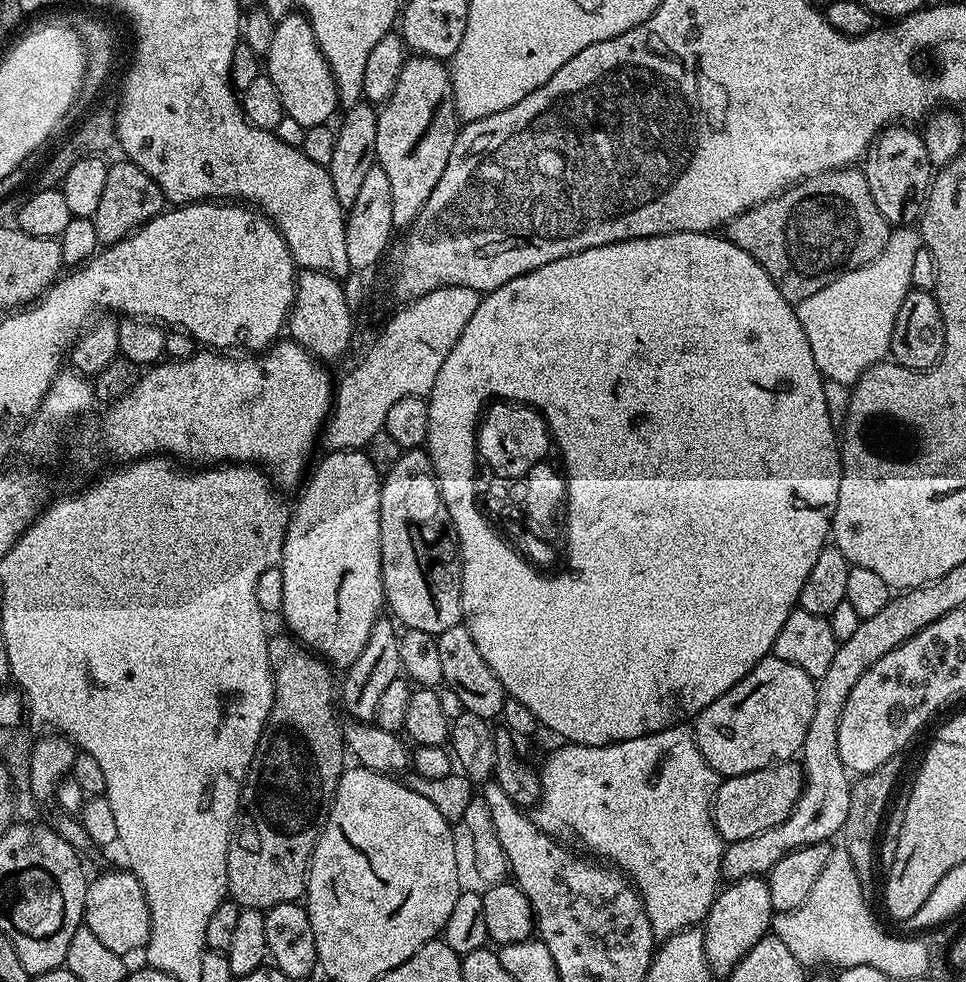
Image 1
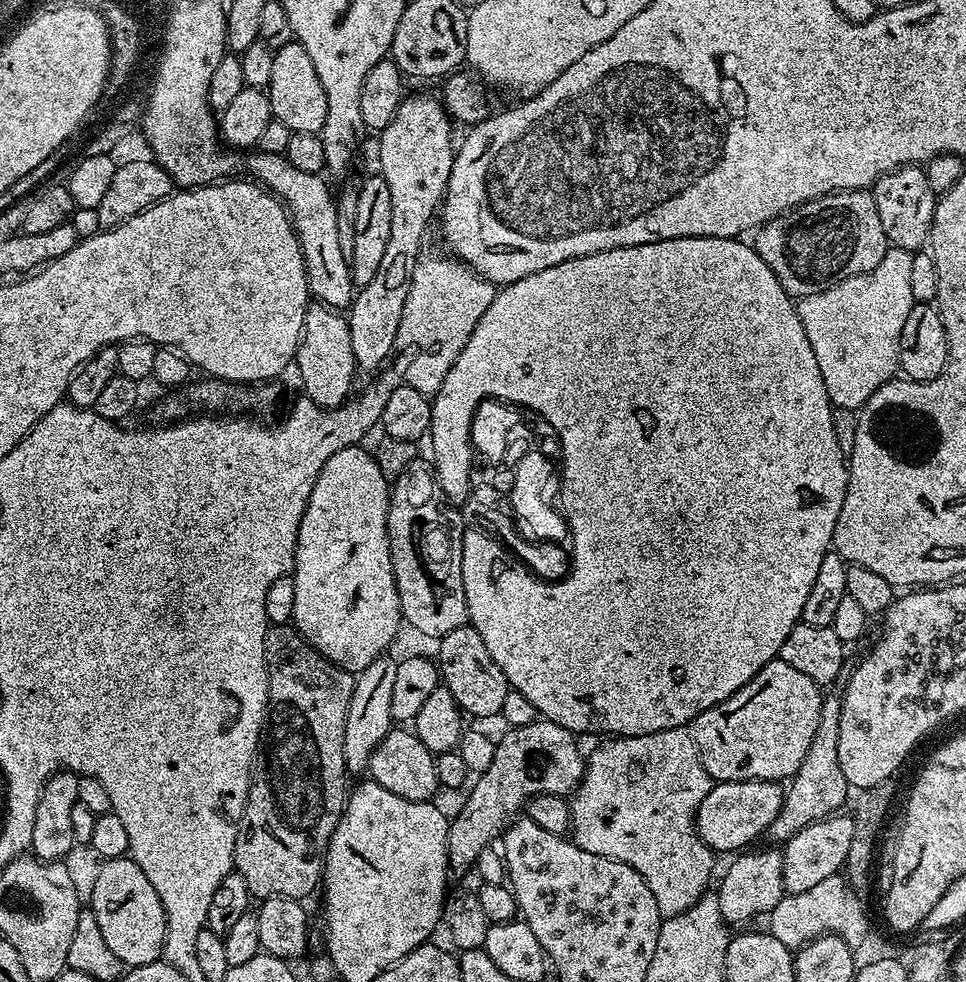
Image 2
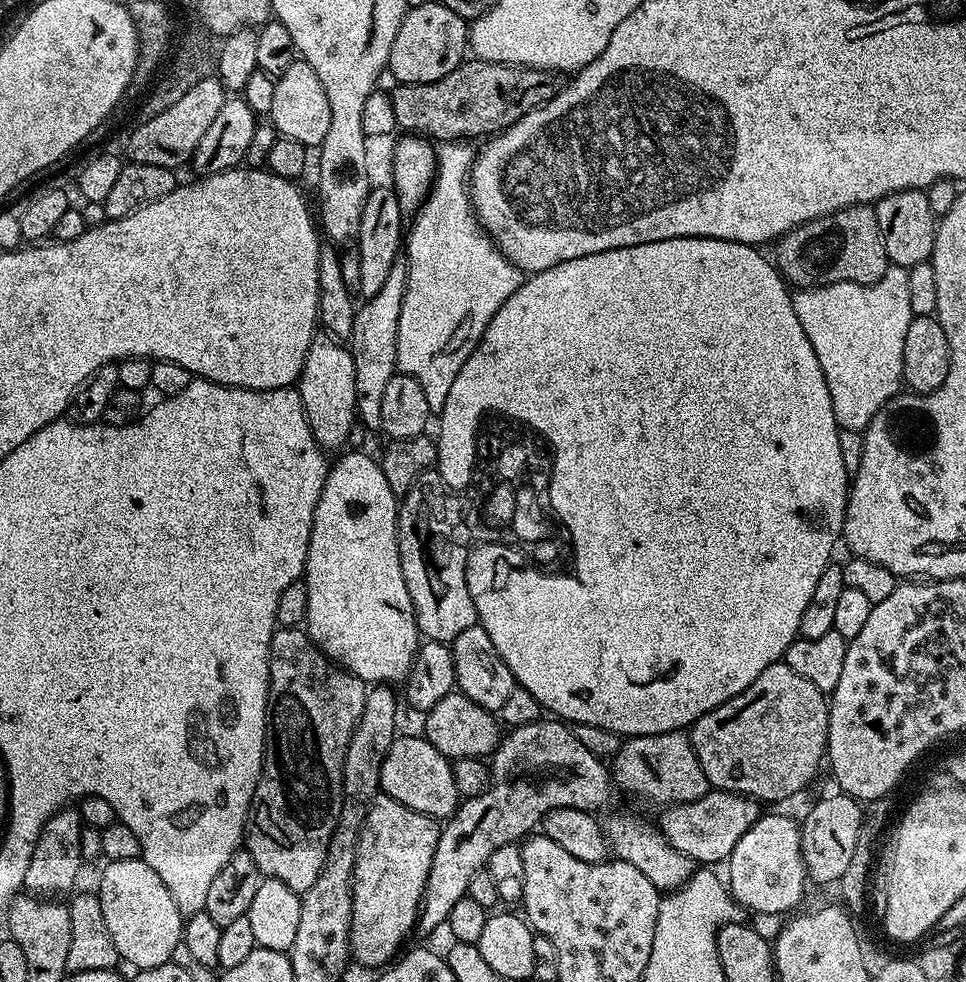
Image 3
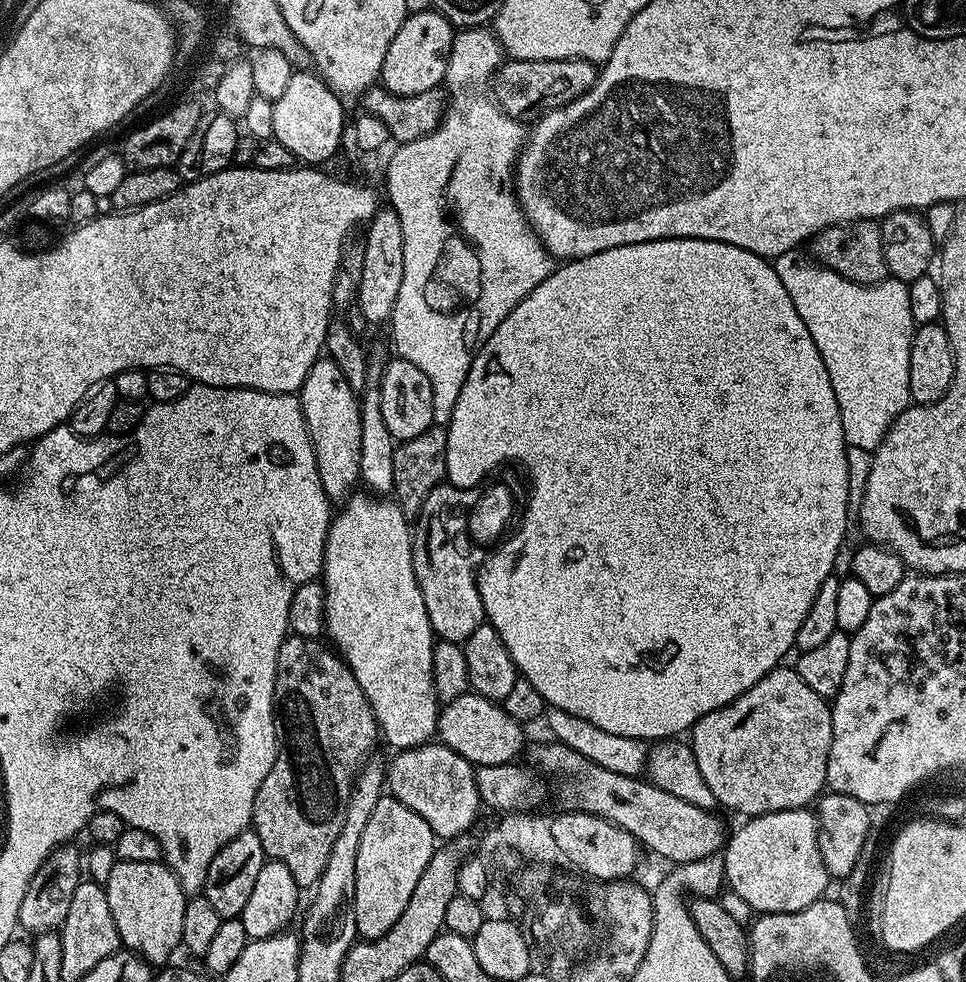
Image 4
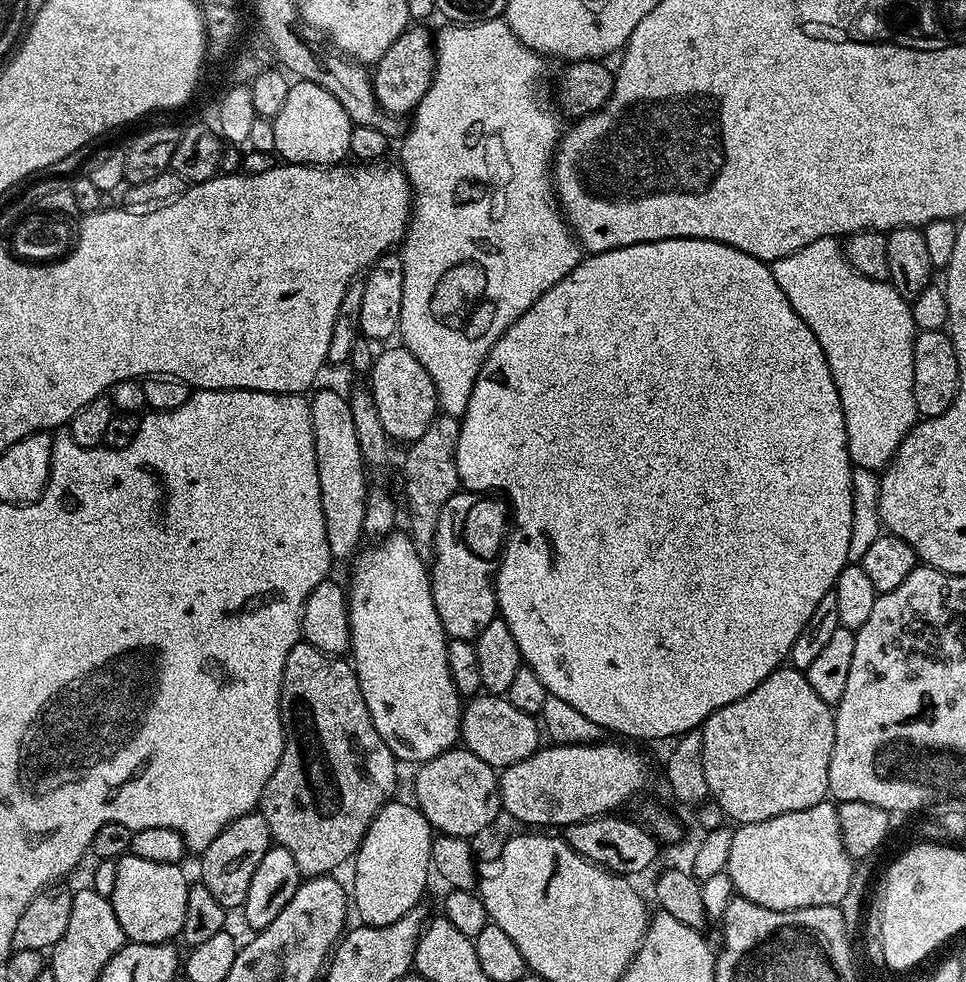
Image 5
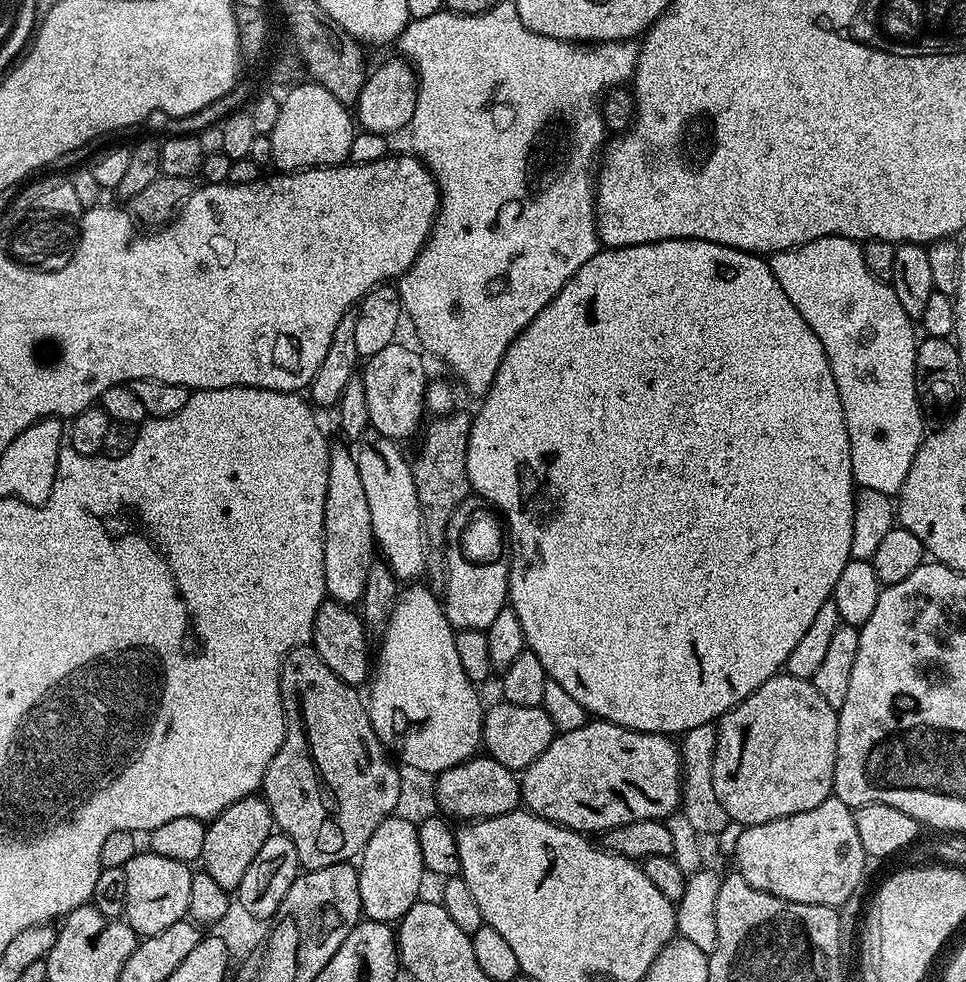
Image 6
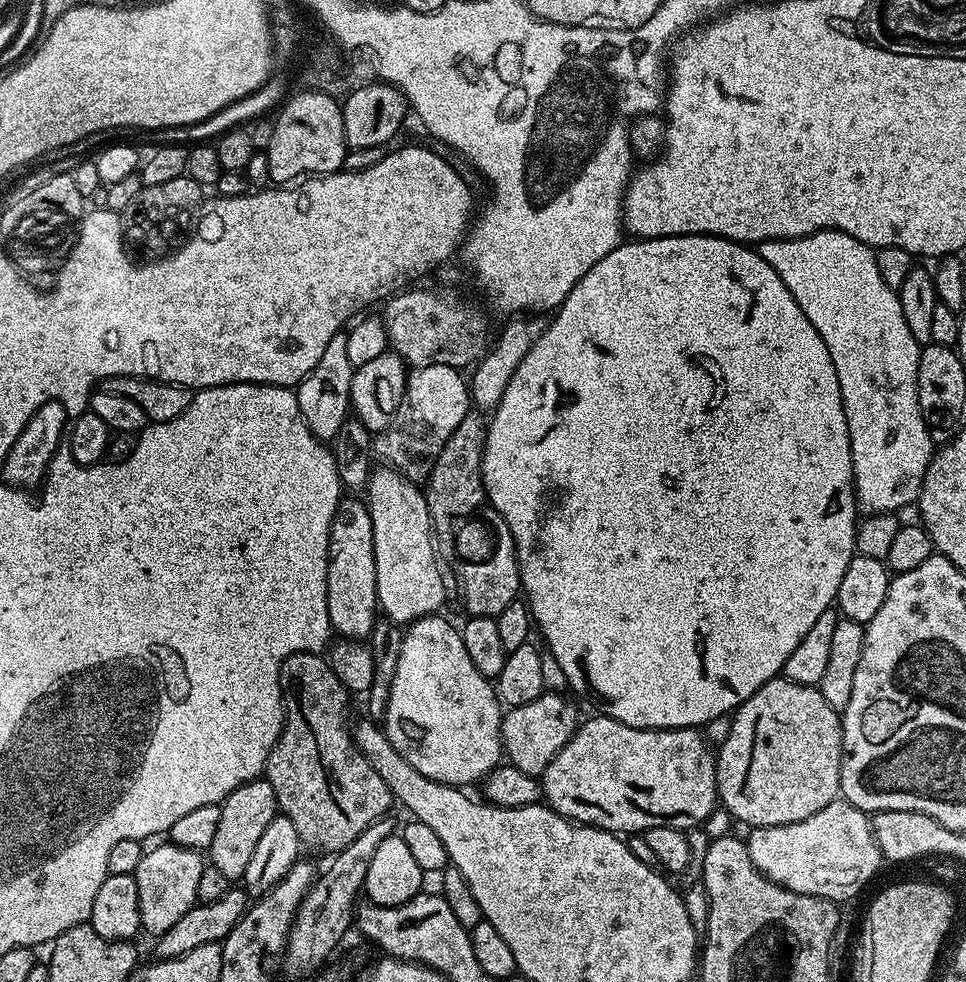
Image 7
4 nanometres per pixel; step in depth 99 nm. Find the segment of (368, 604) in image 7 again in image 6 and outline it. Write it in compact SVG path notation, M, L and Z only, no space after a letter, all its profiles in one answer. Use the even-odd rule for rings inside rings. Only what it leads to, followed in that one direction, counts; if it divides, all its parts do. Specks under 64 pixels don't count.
M333 447L330 451L324 507L325 593L339 604L359 605L363 591L366 590L367 571L370 570L373 559L374 537L370 522L370 506L366 502L366 489L362 487L356 457L351 451Z

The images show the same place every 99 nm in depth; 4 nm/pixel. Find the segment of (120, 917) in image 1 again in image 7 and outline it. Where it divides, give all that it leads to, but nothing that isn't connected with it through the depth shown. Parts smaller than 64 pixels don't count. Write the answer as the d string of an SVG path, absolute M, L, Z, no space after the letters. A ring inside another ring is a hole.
M171 842L163 843L157 848L149 847L143 853L134 873L138 886L140 927L145 933L153 932L153 937L156 938L170 930L178 918L185 916L198 903L198 878L202 878L202 870L206 867L205 857L201 853L179 848Z

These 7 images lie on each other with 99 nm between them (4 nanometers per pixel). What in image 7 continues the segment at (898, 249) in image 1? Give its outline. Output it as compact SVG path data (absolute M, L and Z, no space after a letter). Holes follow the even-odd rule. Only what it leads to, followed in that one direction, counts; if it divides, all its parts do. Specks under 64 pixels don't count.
M815 232L809 236L799 236L789 240L764 240L758 246L760 257L776 271L778 278L786 282L786 290L794 294L794 302L806 314L808 324L818 330L822 338L824 348L830 350L830 358L834 362L834 370L838 374L838 386L842 390L842 406L846 414L846 426L850 430L850 450L852 451L852 483L856 485L856 502L865 513L890 512L899 513L899 508L907 504L915 505L920 498L920 487L924 481L924 475L928 473L928 464L934 455L932 435L928 432L929 424L924 421L924 415L918 402L918 362L920 361L921 345L910 334L910 326L906 326L906 314L902 314L902 306L897 289L886 286L882 280L882 270L878 270L876 252L868 245L858 242L845 232Z

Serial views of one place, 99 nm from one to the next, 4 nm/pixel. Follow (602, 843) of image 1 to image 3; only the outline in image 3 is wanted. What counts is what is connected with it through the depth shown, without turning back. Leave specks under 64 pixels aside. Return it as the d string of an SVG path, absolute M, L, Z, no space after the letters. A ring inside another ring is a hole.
M684 730L625 739L611 757L610 775L619 791L621 788L624 792L633 792L659 806L689 804L710 791L706 774L694 754L692 737ZM620 812L617 816L610 817L608 821L605 819L602 827L604 837L608 839L611 855L615 859L630 862L630 866L635 866L637 870L642 870L642 874L646 874L646 878L650 878L650 882L654 882L654 886L660 889L661 893L667 894L681 888L692 877L694 871L692 859L674 850L653 821L651 824L640 816Z

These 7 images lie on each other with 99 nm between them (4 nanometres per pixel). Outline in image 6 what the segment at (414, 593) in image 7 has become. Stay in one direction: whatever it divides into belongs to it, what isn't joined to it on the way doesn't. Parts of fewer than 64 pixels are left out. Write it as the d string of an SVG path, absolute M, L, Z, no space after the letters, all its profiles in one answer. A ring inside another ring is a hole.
M368 430L355 449L358 474L366 489L366 502L370 506L372 535L379 555L388 564L397 581L412 582L425 575L424 517L418 502L418 490L414 486L412 464L404 461L401 445L386 438L381 432Z

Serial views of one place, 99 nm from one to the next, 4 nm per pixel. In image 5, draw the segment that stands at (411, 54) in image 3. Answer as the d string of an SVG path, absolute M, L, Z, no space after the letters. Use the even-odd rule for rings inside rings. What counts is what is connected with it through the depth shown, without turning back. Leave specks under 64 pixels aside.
M409 26L374 66L371 73L374 94L387 112L392 112L398 117L403 117L404 112L415 113L422 98L426 98L426 90L430 90L435 72L436 50L433 33L428 33L424 26Z

